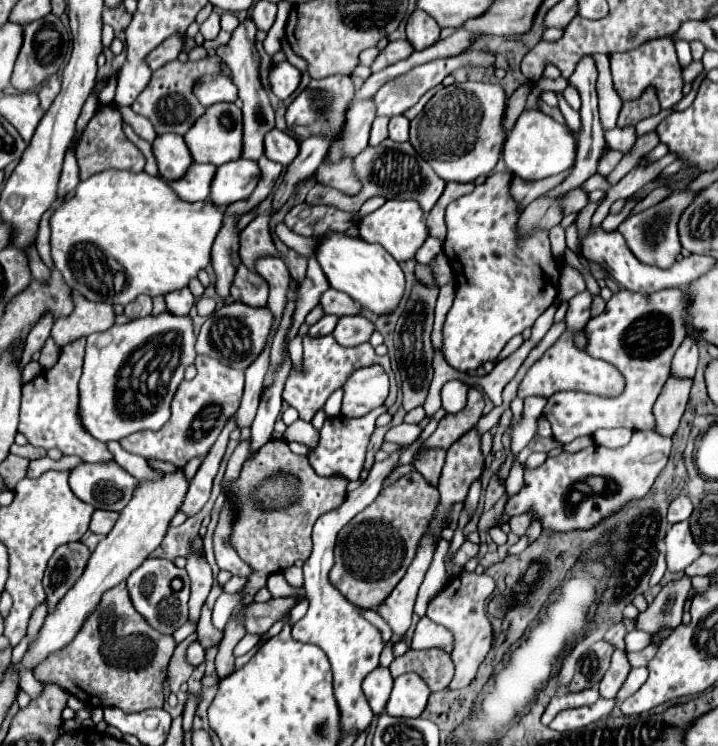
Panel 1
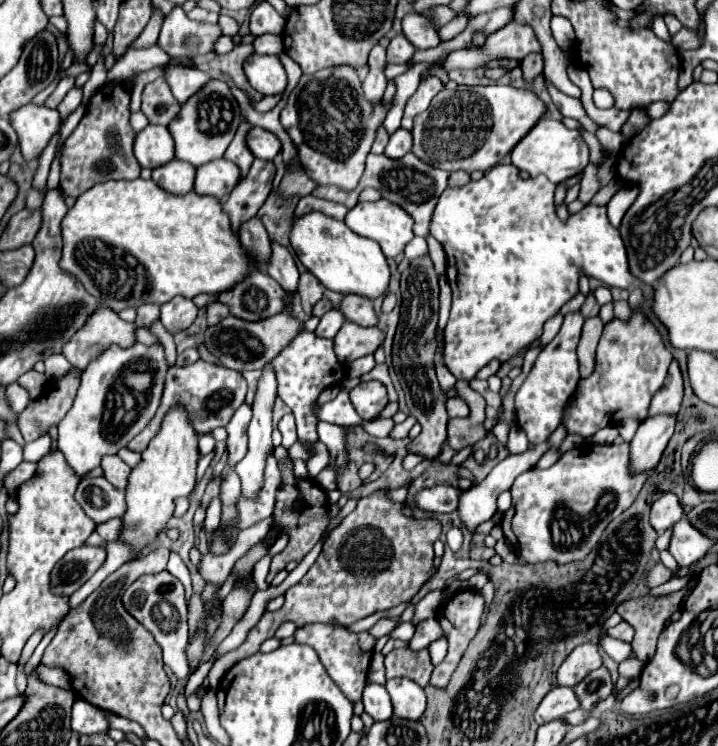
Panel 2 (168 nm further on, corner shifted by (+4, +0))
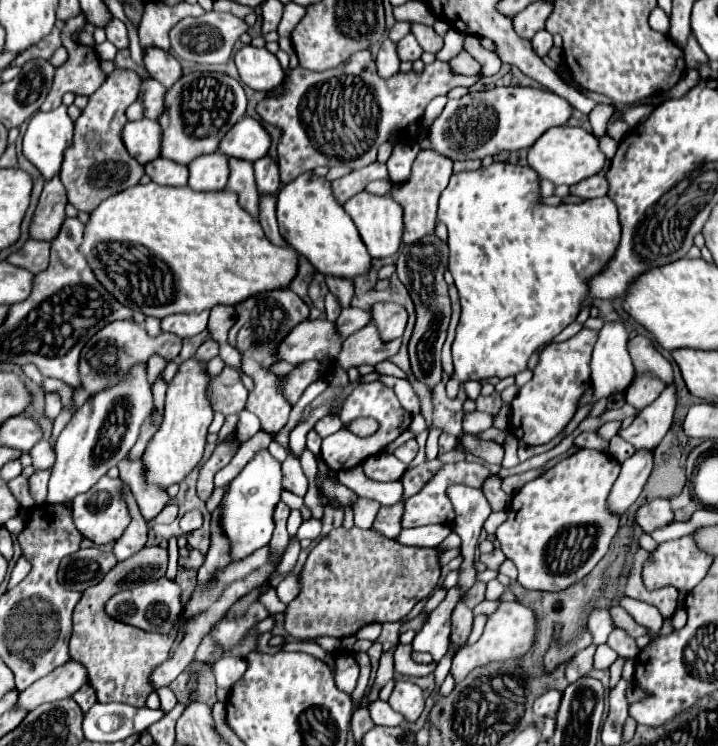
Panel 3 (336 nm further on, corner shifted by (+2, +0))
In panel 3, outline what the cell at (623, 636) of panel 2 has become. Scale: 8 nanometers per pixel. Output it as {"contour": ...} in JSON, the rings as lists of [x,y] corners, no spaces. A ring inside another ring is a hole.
{"contour":[[[614,629],[608,637],[608,645],[626,659],[636,657],[636,643],[632,643],[632,637],[624,629]]]}

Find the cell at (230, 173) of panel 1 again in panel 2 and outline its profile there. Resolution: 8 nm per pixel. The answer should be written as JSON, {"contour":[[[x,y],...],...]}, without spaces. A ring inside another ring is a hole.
{"contour":[[[214,159],[212,163],[204,163],[196,169],[194,191],[200,195],[212,195],[216,199],[228,197],[232,189],[238,185],[240,169],[236,163],[228,163],[226,159]]]}

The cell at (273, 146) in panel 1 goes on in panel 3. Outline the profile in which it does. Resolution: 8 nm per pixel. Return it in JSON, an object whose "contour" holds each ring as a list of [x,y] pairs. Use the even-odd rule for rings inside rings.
{"contour":[[[242,117],[220,143],[220,151],[228,157],[256,161],[268,155],[272,139],[260,121],[252,117]]]}

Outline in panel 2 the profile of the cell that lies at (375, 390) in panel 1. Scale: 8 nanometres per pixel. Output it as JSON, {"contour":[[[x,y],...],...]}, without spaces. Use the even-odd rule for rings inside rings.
{"contour":[[[362,381],[350,391],[350,401],[364,421],[372,421],[388,405],[386,387],[380,381]]]}

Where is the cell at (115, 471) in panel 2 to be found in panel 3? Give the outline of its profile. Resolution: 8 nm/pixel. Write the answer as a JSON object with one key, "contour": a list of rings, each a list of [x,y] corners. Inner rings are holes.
{"contour":[[[126,483],[122,487],[122,497],[126,501],[126,505],[128,505],[130,515],[132,515],[132,523],[126,527],[122,537],[114,543],[114,551],[112,553],[114,553],[116,561],[122,561],[122,559],[128,559],[128,557],[136,555],[146,545],[146,535],[148,535],[144,515],[140,513],[140,507],[136,503],[136,497],[134,497],[130,485],[126,485]]]}

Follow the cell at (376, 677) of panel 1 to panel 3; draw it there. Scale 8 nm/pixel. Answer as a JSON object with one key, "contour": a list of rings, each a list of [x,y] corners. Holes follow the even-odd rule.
{"contour":[[[376,699],[370,703],[370,717],[376,725],[386,725],[386,727],[396,727],[398,723],[402,723],[402,715],[398,715],[386,701]]]}

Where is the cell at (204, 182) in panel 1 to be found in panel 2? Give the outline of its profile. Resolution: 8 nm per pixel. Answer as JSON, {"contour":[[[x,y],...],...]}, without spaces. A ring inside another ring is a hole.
{"contour":[[[172,159],[156,169],[152,169],[152,179],[162,189],[174,193],[174,195],[186,195],[194,189],[194,175],[196,169],[190,163]]]}

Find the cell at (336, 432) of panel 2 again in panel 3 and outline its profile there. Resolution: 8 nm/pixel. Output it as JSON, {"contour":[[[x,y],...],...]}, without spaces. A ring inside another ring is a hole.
{"contour":[[[328,415],[328,417],[322,417],[322,419],[320,419],[320,421],[314,425],[314,431],[316,431],[320,437],[328,437],[328,435],[336,433],[340,427],[342,427],[340,417]]]}

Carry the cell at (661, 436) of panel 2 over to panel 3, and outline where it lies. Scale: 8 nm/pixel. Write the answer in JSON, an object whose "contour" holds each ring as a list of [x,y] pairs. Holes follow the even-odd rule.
{"contour":[[[636,449],[634,455],[622,463],[622,471],[608,497],[612,513],[622,515],[638,499],[652,469],[654,469],[654,449]]]}

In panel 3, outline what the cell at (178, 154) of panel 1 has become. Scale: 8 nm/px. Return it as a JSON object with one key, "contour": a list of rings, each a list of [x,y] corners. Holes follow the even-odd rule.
{"contour":[[[140,119],[140,121],[128,121],[124,131],[122,131],[122,141],[126,141],[126,149],[130,151],[130,155],[140,163],[146,165],[152,159],[160,157],[162,151],[162,127],[150,119]]]}

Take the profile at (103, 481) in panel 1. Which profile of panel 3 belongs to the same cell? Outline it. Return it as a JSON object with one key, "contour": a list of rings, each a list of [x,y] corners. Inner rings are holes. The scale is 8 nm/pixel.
{"contour":[[[102,477],[90,491],[74,497],[74,503],[72,503],[74,523],[86,539],[94,543],[108,543],[108,541],[116,541],[124,533],[124,529],[130,523],[130,513],[126,503],[122,503],[122,495],[118,495],[118,491],[122,491],[120,479]]]}

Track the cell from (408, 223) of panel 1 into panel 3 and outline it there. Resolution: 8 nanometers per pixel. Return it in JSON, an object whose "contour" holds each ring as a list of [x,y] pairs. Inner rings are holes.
{"contour":[[[360,191],[358,195],[354,195],[354,199],[344,203],[344,211],[352,217],[354,225],[360,231],[360,237],[366,243],[366,247],[368,247],[372,257],[376,257],[376,259],[390,257],[390,255],[400,251],[402,235],[404,235],[404,219],[402,219],[404,211],[402,211],[402,207],[390,195],[378,197],[378,195]]]}

